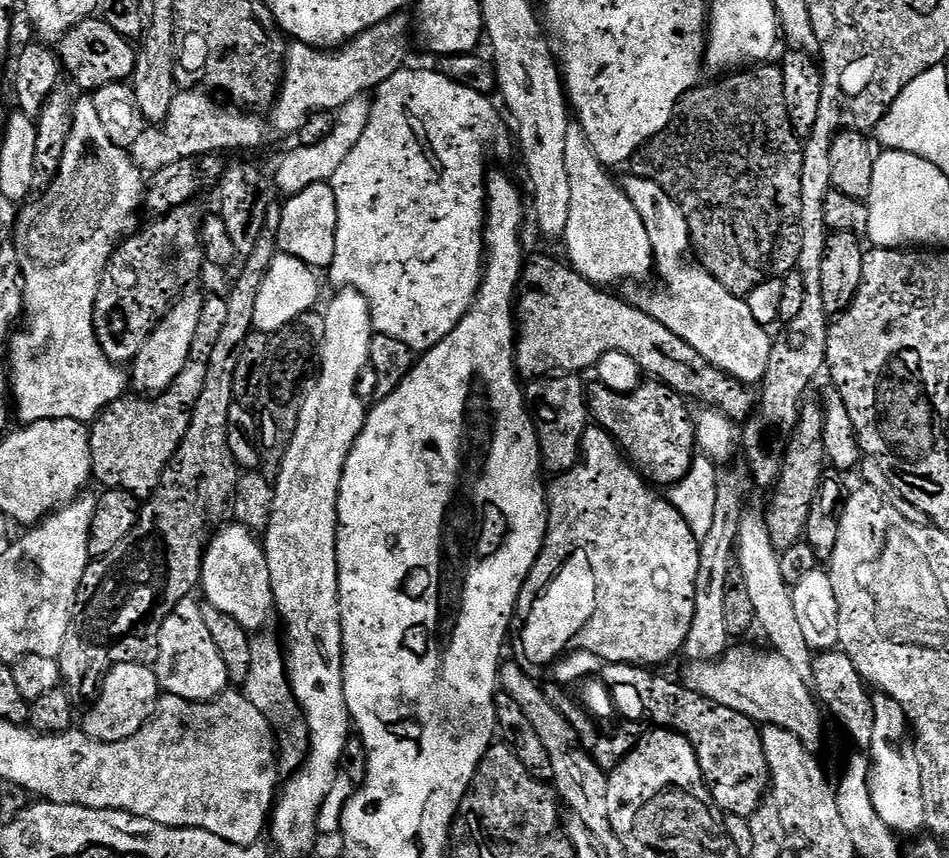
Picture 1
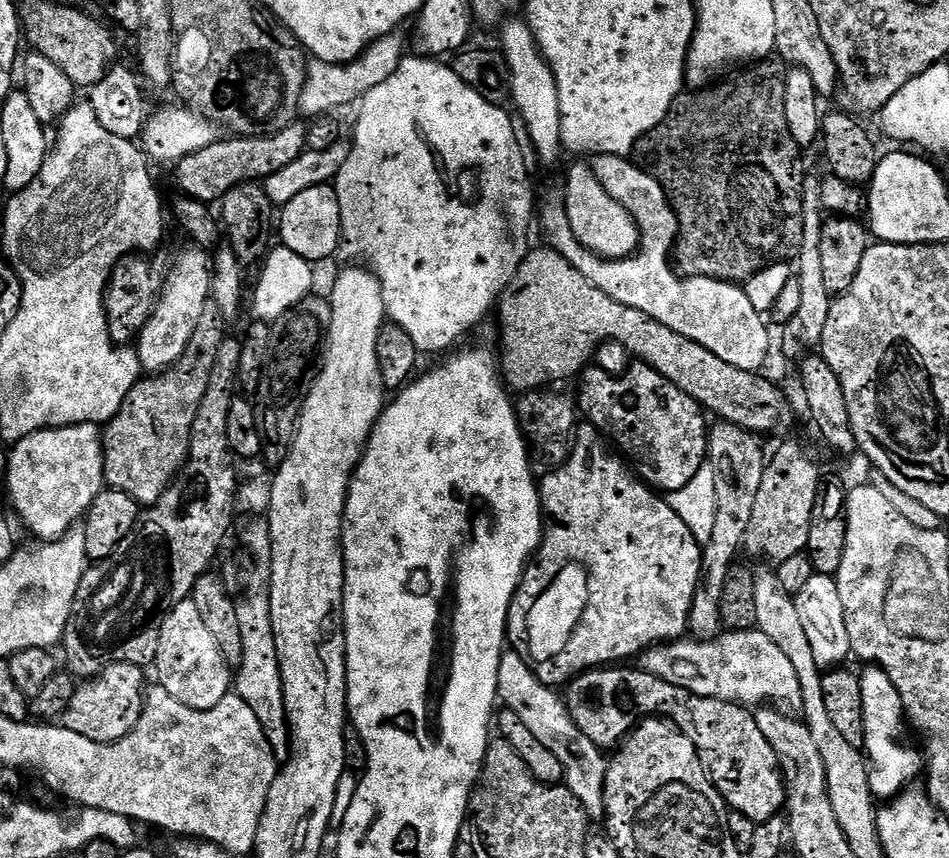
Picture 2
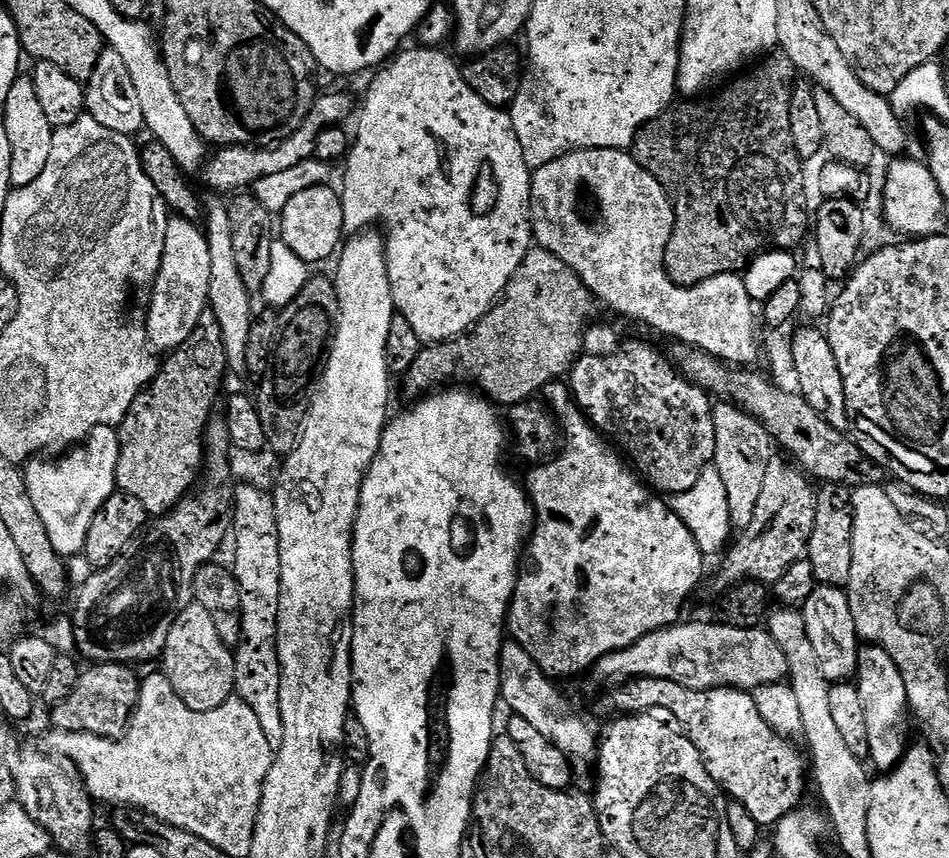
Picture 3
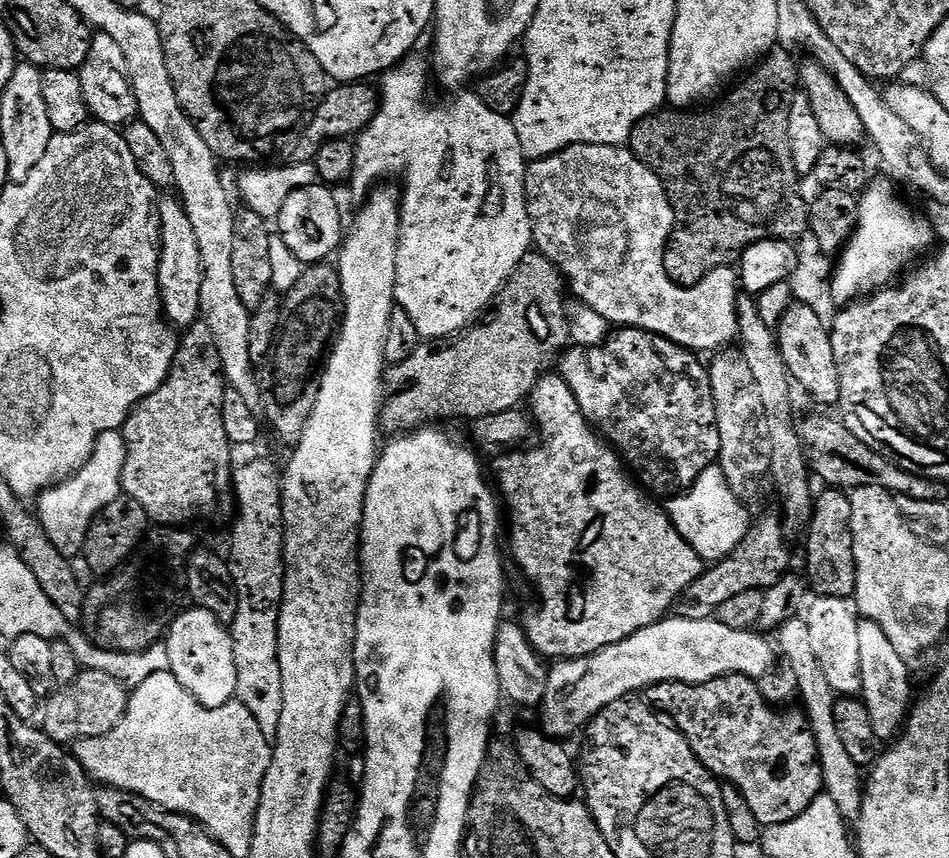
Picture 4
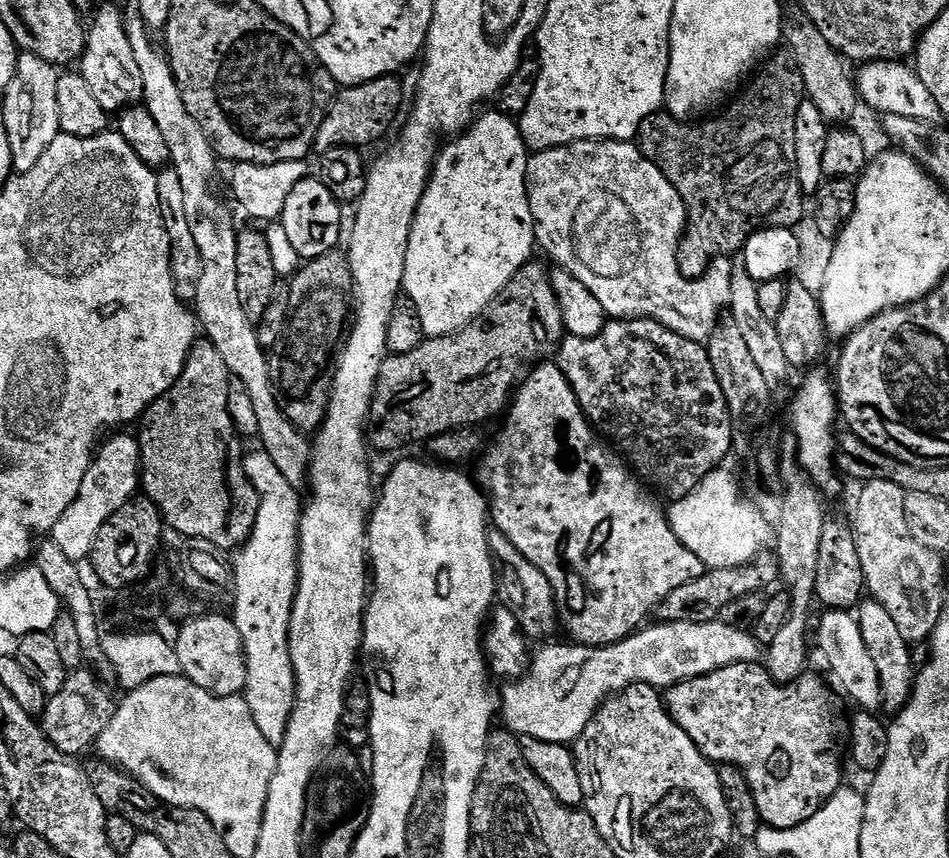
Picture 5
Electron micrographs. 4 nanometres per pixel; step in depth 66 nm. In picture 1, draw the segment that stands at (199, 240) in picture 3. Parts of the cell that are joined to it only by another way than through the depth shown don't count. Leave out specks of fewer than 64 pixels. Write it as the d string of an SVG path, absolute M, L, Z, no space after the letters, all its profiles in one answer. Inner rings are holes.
M189 290L172 305L172 309L159 320L156 329L146 338L130 365L130 384L137 393L159 394L171 386L174 378L182 374L194 346L194 330L198 330L198 314L202 314L203 291Z

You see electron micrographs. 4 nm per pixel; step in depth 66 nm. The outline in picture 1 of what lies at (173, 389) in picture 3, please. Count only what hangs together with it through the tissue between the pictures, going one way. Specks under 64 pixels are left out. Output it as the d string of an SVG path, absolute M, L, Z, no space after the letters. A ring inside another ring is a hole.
M205 295L202 302L202 314L198 314L198 330L194 330L194 346L182 374L174 378L174 382L165 392L151 398L141 398L136 394L125 394L106 406L103 412L90 424L90 454L93 458L92 475L105 489L117 488L137 498L147 498L158 486L160 476L166 466L174 458L178 446L182 446L182 438L186 438L186 430L190 426L190 418L194 410L194 402L198 402L198 394L202 394L202 382L206 382L206 366L210 362L210 350L218 342L222 329L226 326L227 299L223 295Z

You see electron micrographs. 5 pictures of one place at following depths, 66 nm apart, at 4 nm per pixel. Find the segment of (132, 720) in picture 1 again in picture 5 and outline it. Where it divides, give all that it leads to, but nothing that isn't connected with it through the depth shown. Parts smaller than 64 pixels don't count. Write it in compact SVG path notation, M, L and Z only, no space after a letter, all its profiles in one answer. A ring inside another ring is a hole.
M87 667L69 671L68 681L62 686L62 690L58 690L58 694L48 697L48 705L44 708L42 717L42 727L46 738L50 742L54 742L54 746L58 746L58 750L62 750L62 754L73 758L83 757L83 752L95 745L96 739L100 737L102 730L106 730L110 718L116 712L117 701L112 700L107 686L94 673L88 671Z

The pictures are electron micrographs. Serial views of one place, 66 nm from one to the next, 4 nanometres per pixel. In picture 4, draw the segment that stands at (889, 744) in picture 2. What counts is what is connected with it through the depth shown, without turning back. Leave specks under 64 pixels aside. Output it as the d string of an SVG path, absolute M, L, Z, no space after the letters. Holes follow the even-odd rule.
M864 620L861 623L858 630L858 647L862 657L862 699L866 710L870 710L870 726L874 726L877 741L891 741L903 729L914 700L912 676L908 673L909 661L900 657L898 650L894 648L894 642L886 638L886 634L873 620Z

